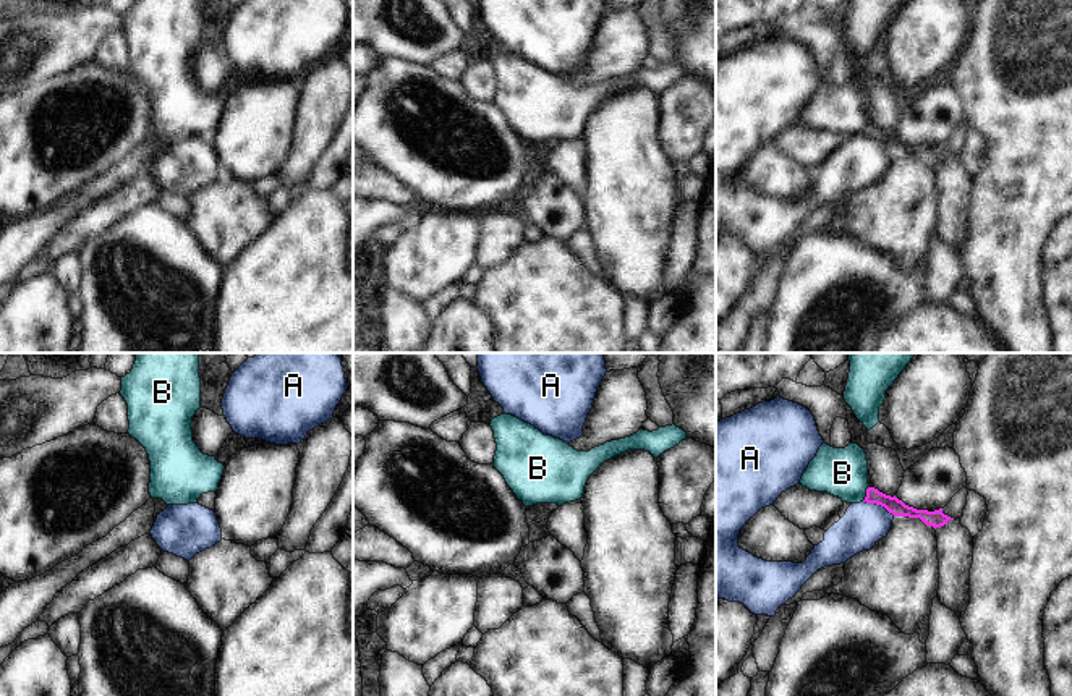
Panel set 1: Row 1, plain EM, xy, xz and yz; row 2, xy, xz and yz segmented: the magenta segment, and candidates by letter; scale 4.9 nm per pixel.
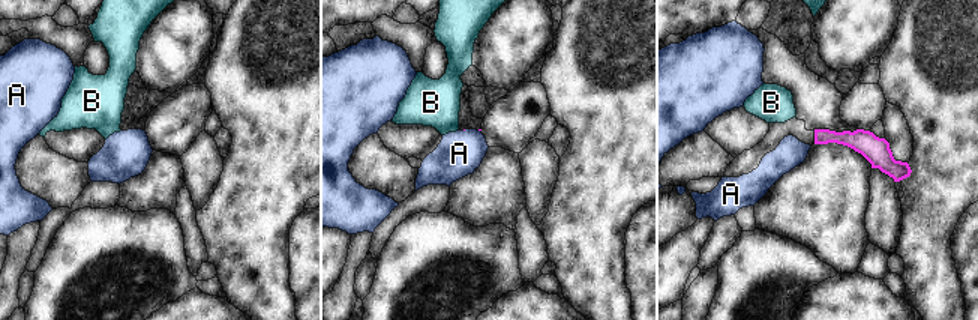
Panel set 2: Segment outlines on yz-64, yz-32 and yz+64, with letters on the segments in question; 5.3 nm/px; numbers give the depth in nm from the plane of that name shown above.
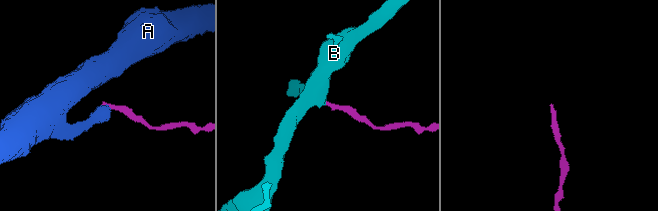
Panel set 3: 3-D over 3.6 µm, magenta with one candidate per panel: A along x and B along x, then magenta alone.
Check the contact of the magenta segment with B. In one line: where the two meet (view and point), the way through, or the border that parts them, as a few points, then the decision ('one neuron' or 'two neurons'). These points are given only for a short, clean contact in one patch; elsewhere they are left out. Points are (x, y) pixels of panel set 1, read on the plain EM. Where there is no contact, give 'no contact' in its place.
yz (867, 131) | across yz (873, 133), (867, 131), (842, 110) | one neuron

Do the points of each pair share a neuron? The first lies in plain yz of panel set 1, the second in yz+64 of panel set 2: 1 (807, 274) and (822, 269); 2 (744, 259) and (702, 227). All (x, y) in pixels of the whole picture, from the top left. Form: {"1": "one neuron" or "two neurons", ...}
{"1": "one neuron", "2": "one neuron"}

